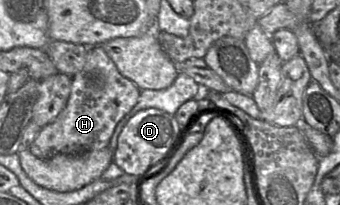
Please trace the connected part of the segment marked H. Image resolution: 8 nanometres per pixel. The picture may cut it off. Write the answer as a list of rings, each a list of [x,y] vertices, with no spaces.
[[[102,46],[88,47],[86,62],[81,71],[71,77],[71,92],[65,108],[56,119],[42,127],[30,146],[31,153],[41,159],[49,159],[58,154],[76,155],[108,146],[118,122],[136,105],[141,90],[124,77]]]

